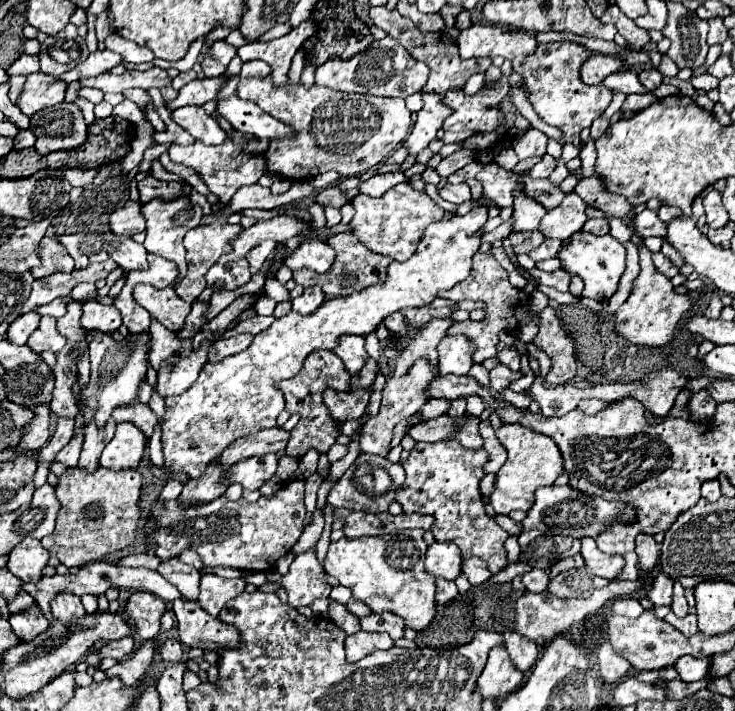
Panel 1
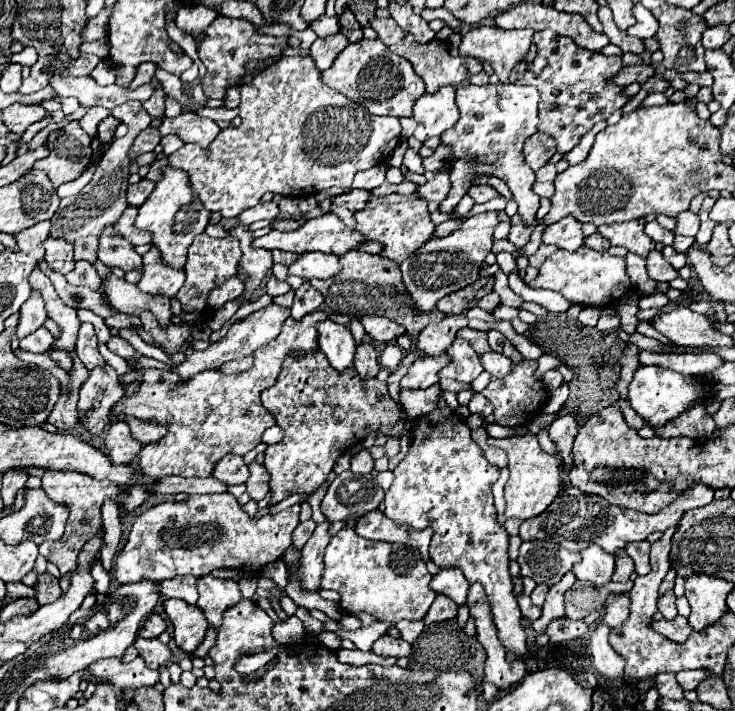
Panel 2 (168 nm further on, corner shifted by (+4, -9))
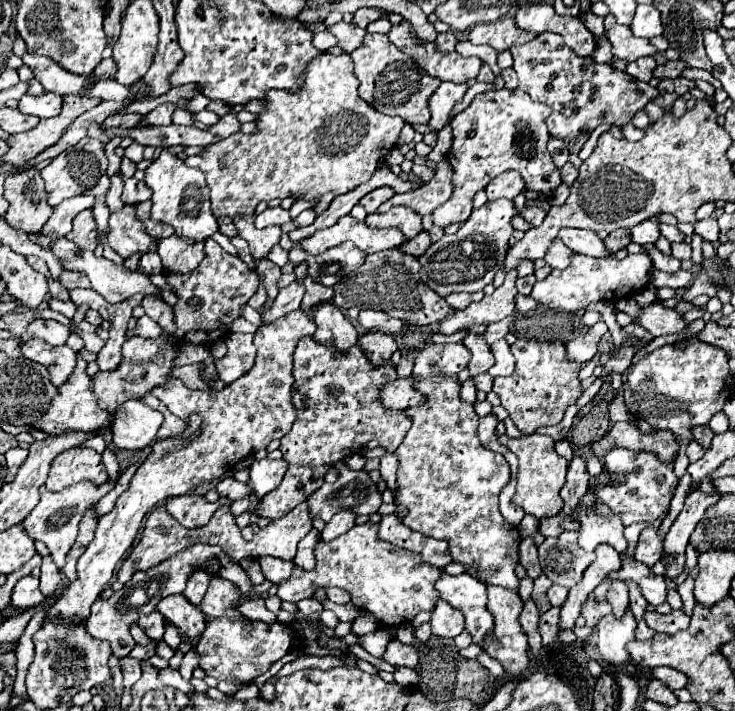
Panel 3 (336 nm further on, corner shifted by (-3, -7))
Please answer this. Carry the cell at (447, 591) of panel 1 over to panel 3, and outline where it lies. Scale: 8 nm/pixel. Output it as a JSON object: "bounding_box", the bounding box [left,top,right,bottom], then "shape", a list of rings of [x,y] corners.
{"bounding_box":[430,599,464,637],"shape":[[[440,599],[432,611],[430,625],[432,625],[432,633],[438,637],[456,637],[464,629],[462,611],[450,607],[450,603]]]}

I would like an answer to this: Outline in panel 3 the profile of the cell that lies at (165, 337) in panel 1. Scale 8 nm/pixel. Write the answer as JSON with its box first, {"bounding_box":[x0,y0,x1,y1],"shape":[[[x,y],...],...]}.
{"bounding_box":[142,297,178,335],"shape":[[[144,297],[142,301],[142,307],[146,311],[146,315],[150,319],[154,319],[164,331],[168,331],[170,335],[178,329],[176,323],[174,323],[174,315],[172,315],[172,307],[168,303],[164,303],[162,299],[158,297]]]}

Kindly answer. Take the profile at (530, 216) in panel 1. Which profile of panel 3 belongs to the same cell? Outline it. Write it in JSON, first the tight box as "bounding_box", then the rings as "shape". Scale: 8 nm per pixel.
{"bounding_box":[432,89,562,227],"shape":[[[496,89],[496,91],[486,91],[474,97],[474,101],[452,119],[452,133],[454,133],[454,143],[452,149],[448,153],[448,161],[454,167],[454,193],[452,197],[440,205],[432,217],[434,217],[434,225],[446,227],[450,223],[464,223],[470,213],[472,213],[472,197],[482,191],[498,173],[504,171],[518,171],[522,175],[522,179],[526,181],[526,187],[530,191],[542,193],[542,195],[550,195],[554,193],[562,183],[561,175],[558,169],[554,167],[548,151],[546,151],[546,143],[550,139],[548,127],[546,127],[546,119],[550,117],[550,107],[546,107],[546,103],[538,103],[534,99],[530,99],[530,95],[526,95],[526,91],[520,89]]]}

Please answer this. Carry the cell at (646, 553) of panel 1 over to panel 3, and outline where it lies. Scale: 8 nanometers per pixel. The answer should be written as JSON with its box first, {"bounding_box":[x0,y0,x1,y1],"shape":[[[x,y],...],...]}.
{"bounding_box":[634,529,662,567],"shape":[[[644,529],[634,549],[634,559],[652,567],[660,557],[662,557],[662,537],[658,537],[656,529]]]}

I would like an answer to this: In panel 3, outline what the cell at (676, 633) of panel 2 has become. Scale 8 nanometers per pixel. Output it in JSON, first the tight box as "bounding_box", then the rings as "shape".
{"bounding_box":[644,611,690,635],"shape":[[[646,611],[644,621],[654,631],[670,633],[670,635],[674,635],[674,633],[678,633],[678,631],[682,631],[690,625],[690,617],[684,611],[670,611],[668,615],[662,615],[662,613],[656,613],[656,611]]]}

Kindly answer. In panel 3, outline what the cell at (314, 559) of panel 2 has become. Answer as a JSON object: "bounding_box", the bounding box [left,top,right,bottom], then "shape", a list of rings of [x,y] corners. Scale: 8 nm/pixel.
{"bounding_box":[322,511,356,543],"shape":[[[340,511],[340,513],[336,513],[336,515],[326,523],[326,527],[324,527],[324,531],[322,531],[322,541],[330,543],[330,541],[336,539],[338,535],[346,533],[350,527],[354,527],[354,519],[356,519],[356,515],[354,515],[352,511]]]}

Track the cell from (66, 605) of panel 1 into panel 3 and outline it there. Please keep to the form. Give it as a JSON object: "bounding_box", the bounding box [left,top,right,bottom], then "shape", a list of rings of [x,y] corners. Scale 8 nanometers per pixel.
{"bounding_box":[40,557,62,597],"shape":[[[44,557],[42,575],[40,575],[40,591],[42,591],[42,595],[46,595],[46,597],[54,595],[56,589],[60,587],[60,581],[62,581],[62,571],[54,565],[52,557]]]}

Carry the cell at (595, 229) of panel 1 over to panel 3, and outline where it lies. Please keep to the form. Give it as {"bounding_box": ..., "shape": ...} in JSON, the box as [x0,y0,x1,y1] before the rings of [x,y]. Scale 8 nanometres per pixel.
{"bounding_box":[604,229,630,253],"shape":[[[622,229],[612,231],[612,233],[608,233],[608,237],[604,239],[604,243],[606,243],[606,249],[610,253],[616,253],[616,251],[620,251],[620,249],[624,249],[624,247],[630,245],[630,231],[628,229],[626,231],[622,231]]]}

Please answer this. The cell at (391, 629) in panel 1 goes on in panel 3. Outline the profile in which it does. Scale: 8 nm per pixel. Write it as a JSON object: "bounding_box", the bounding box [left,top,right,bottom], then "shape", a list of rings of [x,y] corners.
{"bounding_box":[384,639,418,667],"shape":[[[392,639],[386,647],[384,661],[390,665],[406,665],[406,667],[416,667],[418,663],[418,649],[412,645],[404,645],[398,639]]]}

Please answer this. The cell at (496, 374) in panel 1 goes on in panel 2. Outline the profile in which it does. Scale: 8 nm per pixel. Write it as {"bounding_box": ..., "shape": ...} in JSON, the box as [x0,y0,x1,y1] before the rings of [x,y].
{"bounding_box":[483,358,549,427],"shape":[[[523,358],[519,365],[513,365],[511,373],[503,379],[491,379],[491,383],[483,389],[483,395],[493,403],[495,411],[495,421],[503,427],[519,427],[519,425],[527,425],[533,417],[537,417],[543,407],[549,401],[549,391],[545,389],[545,383],[541,377],[535,375],[537,369],[536,360],[527,360]]]}

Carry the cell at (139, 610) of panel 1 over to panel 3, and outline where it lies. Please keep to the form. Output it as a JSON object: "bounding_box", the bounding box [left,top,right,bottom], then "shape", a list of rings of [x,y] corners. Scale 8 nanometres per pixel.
{"bounding_box":[138,611,164,641],"shape":[[[154,611],[150,615],[140,615],[138,619],[140,629],[154,641],[160,641],[164,637],[164,615],[160,611]]]}

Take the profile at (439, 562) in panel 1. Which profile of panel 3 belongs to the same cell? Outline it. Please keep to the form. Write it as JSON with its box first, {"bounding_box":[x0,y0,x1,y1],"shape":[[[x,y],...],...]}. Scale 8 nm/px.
{"bounding_box":[436,573,492,645],"shape":[[[468,573],[462,575],[442,575],[436,583],[440,597],[452,607],[460,609],[466,617],[466,631],[472,635],[474,643],[484,645],[484,637],[492,631],[492,615],[486,609],[486,585]]]}

